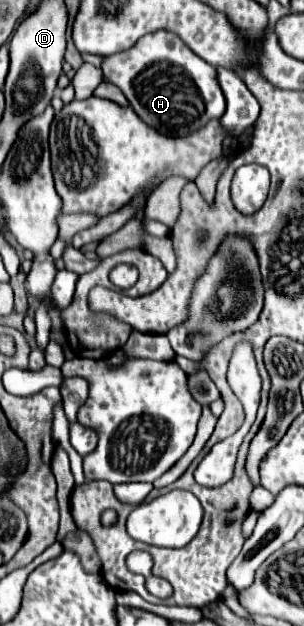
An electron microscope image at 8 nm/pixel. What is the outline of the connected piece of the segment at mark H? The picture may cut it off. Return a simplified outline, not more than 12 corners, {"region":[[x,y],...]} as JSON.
{"region":[[155,31],[103,75],[165,137],[225,113],[213,65]]}

